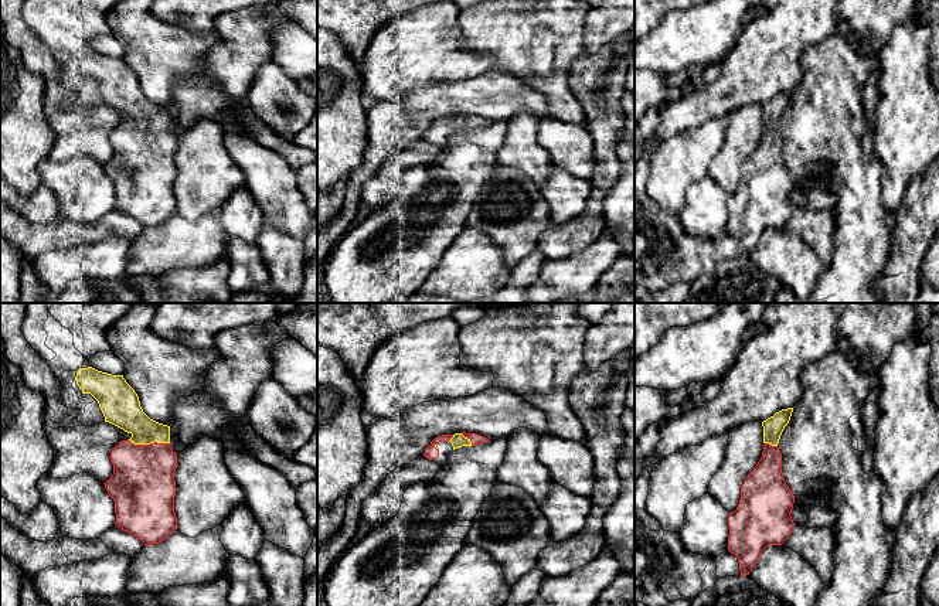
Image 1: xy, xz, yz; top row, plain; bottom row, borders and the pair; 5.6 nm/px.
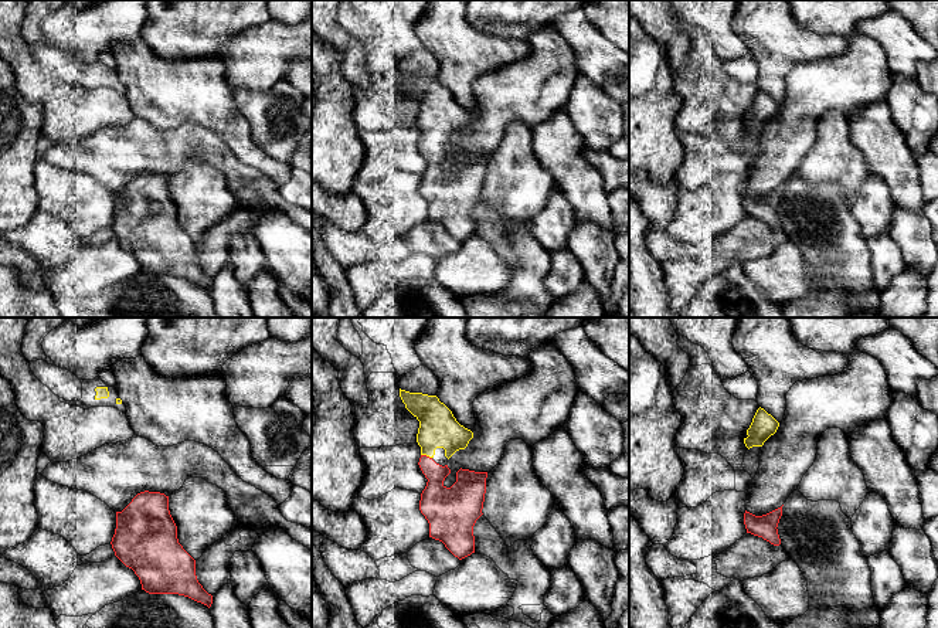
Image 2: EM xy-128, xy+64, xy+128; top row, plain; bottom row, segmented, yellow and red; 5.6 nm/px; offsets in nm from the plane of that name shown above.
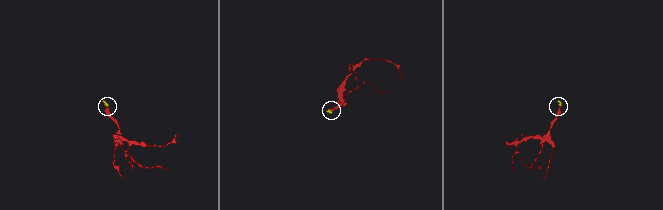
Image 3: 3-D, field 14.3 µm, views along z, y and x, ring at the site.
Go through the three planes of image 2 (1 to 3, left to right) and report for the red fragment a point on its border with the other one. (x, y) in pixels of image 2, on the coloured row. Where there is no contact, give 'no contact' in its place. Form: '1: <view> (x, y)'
1: no contact
2: xy+64 (427, 455)
3: no contact

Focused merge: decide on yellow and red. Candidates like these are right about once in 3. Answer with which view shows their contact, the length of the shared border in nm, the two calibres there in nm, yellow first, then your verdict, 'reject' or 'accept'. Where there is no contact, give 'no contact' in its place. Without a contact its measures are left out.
contact in xy; length 240 nm; calibres 200 and 360 nm; accept

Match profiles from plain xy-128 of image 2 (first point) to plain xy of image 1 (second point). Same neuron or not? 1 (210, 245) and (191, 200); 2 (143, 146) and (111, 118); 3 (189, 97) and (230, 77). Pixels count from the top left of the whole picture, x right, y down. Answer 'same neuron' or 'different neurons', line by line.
1: different neurons
2: same neuron
3: different neurons

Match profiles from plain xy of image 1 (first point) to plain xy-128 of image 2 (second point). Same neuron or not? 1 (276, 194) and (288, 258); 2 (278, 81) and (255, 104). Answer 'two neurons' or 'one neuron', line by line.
1: one neuron
2: one neuron

